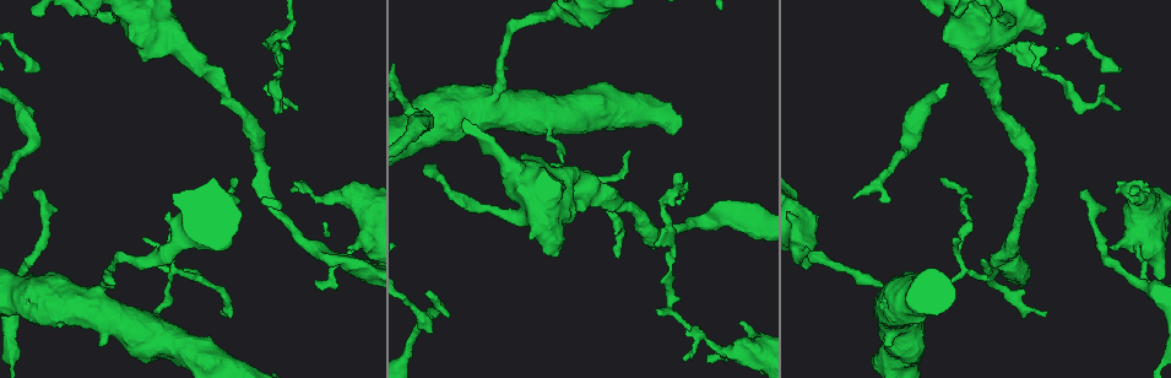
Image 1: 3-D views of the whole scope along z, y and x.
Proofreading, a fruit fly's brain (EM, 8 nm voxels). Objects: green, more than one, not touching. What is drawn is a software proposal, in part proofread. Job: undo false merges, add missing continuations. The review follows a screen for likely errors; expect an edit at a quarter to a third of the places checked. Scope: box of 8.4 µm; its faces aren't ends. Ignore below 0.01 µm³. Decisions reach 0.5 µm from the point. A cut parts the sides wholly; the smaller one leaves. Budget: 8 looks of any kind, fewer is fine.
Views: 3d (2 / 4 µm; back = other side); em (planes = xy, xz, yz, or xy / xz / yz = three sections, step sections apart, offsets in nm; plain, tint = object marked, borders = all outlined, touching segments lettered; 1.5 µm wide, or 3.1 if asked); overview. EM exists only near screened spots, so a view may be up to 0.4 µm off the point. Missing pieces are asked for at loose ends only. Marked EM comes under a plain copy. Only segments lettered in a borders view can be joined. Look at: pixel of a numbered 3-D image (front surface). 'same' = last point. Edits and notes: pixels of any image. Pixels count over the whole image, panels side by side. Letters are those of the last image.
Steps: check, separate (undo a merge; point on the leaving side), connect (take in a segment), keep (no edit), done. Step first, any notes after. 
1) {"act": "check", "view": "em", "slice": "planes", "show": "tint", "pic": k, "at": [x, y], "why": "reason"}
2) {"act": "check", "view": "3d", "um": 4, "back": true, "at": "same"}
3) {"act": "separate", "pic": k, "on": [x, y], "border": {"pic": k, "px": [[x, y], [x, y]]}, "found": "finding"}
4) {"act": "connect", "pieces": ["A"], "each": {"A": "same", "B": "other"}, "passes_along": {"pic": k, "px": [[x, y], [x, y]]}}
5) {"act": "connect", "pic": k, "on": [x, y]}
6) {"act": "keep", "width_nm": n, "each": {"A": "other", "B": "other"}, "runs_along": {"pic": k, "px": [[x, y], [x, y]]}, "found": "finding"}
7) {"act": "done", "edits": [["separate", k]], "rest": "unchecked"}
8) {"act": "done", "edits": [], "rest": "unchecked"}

{"act": "check", "view": "em", "slice": "xz", "step": 8, "show": "tint", "pic": 1, "at": [34, 193], "why": "long arm stops here"}

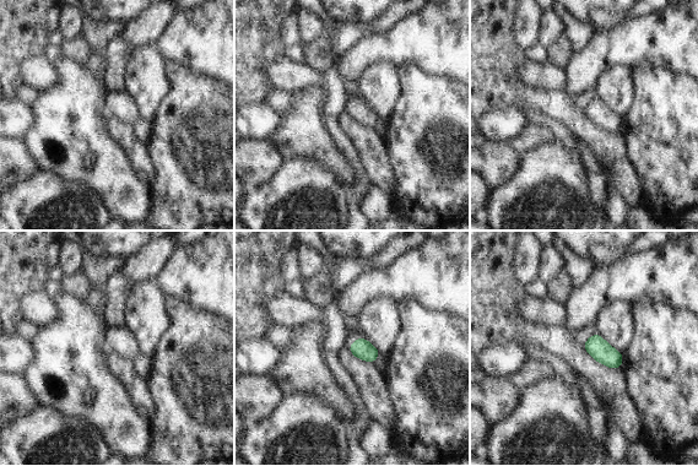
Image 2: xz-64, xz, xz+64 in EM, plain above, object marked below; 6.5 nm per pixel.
{"act": "check", "view": "em", "slice": "planes", "show": "tint", "at": "same", "why": "cut it another way"}

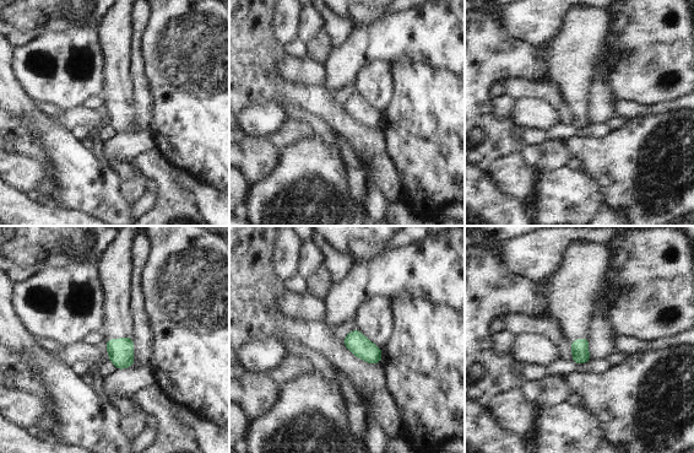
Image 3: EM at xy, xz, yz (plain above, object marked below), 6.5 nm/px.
{"act": "check", "view": "em", "slice": "planes", "show": "borders", "at": "same"}

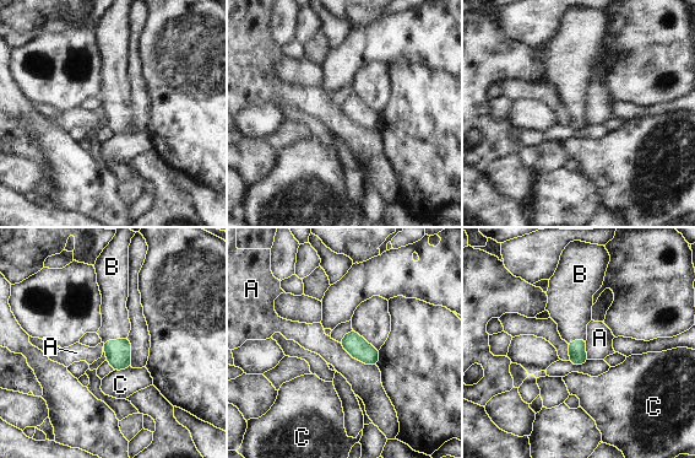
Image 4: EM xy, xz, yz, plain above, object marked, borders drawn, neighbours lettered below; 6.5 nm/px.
{"act": "connect", "pieces": ["B"], "each": {"A": "other", "B": "same", "C": "other"}, "passes_along": {"pic": 4, "px": [[118, 353], [114, 340], [115, 324]]}, "found": "the neuron continues"}

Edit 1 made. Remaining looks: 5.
{"act": "check", "view": "em", "slice": "yz", "step": 4, "show": "tint", "pic": 1, "at": [263, 88], "why": "free end"}

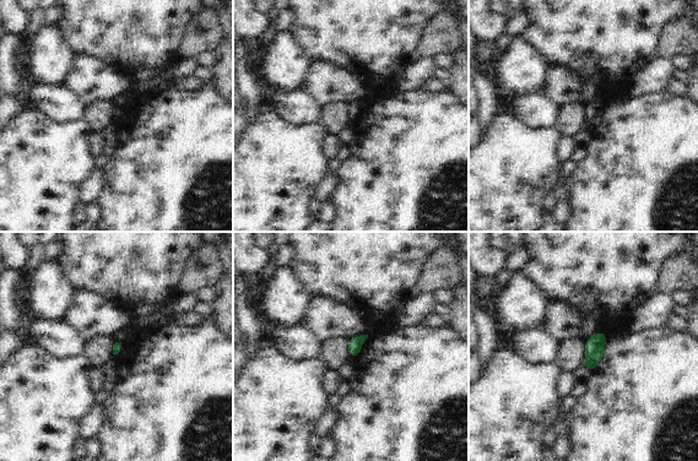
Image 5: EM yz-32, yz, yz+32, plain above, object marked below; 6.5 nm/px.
{"act": "check", "view": "em", "slice": "planes", "show": "borders", "at": "same", "why": "another direction"}

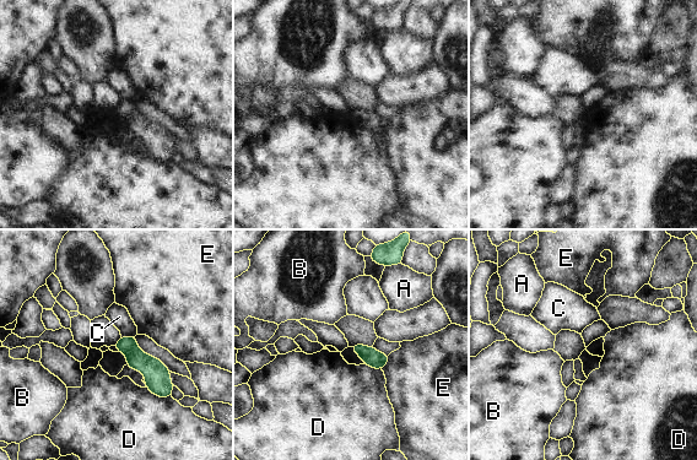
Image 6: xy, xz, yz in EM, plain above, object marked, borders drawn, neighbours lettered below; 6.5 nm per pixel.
{"act": "keep", "each": {"A": "other", "B": "other", "C": "other", "D": "other", "E": "other"}, "found": "none of them fits"}

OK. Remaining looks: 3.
{"act": "done", "edits": [["connect", 4]], "rest": "unchecked"}

